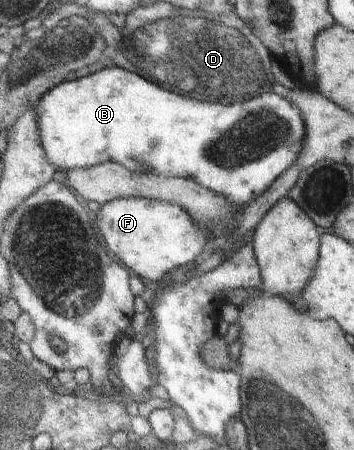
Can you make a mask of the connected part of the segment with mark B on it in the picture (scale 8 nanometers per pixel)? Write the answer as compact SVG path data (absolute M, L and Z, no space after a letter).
M119 65L115 67L106 67L97 70L96 73L82 77L82 79L74 79L74 81L64 81L50 89L37 103L34 109L37 111L37 124L39 125L39 135L42 148L47 153L47 159L51 161L53 166L60 167L60 170L66 171L73 168L88 168L105 162L117 162L127 165L139 172L151 172L163 177L188 179L198 183L200 186L207 188L214 194L224 197L232 206L244 208L252 204L257 198L260 198L266 191L272 187L272 183L291 164L299 157L303 137L306 135L306 124L304 124L303 116L300 114L295 104L290 100L283 99L276 92L269 92L257 99L250 99L248 103L234 103L234 105L224 105L224 103L206 103L206 101L196 101L184 95L176 95L170 93L170 89L163 88L155 82L151 82L140 76L136 72L130 72Z

